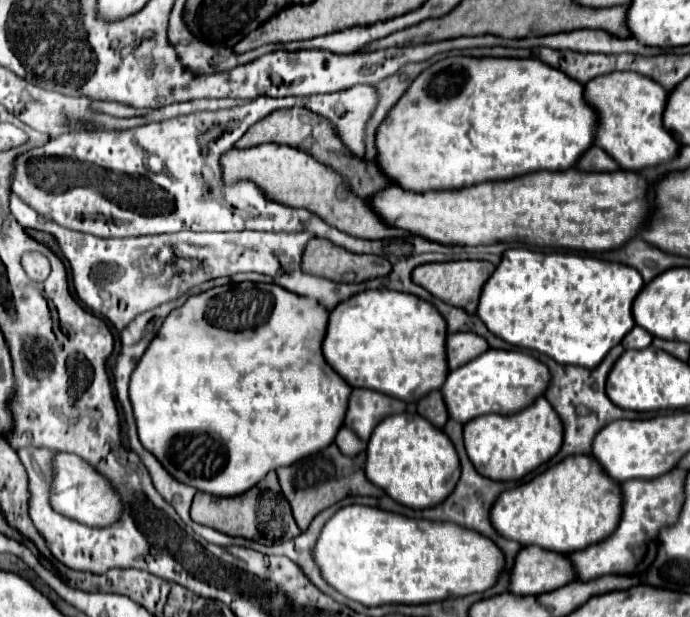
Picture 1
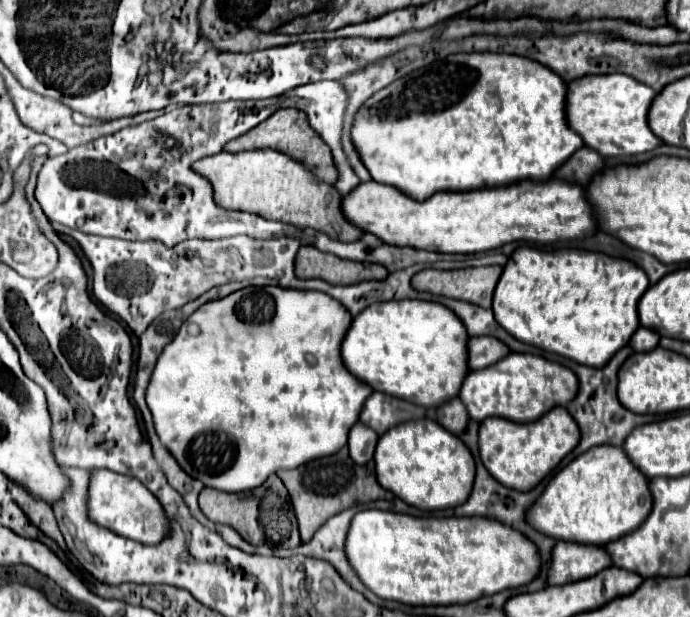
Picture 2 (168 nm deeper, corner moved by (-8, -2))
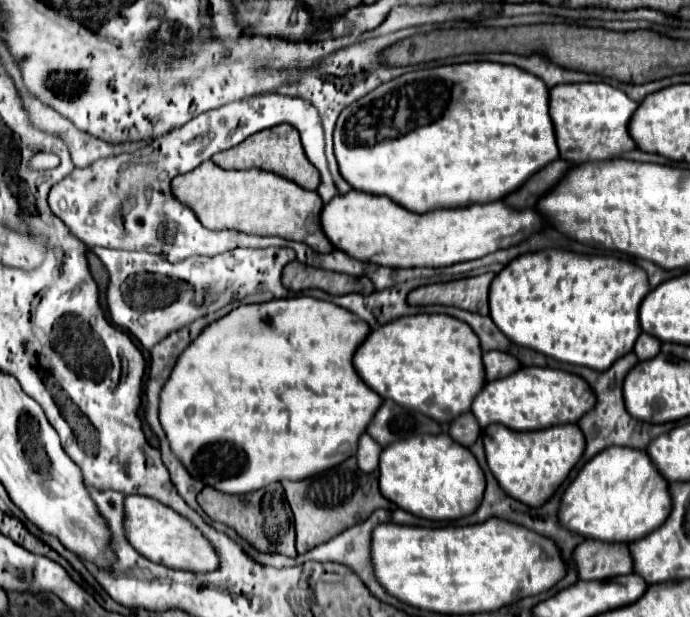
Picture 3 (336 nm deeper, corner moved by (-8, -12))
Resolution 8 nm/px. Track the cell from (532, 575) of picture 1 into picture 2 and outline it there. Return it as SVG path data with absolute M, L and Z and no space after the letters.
M556 542L546 576L548 586L562 586L598 574L610 566L610 556L600 546L576 546L572 542Z

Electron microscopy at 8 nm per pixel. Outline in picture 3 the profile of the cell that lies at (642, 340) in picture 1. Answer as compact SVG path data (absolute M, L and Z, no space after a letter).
M640 334L634 346L634 352L638 356L638 360L650 360L652 356L656 356L660 352L660 340L656 340L654 336L648 334Z

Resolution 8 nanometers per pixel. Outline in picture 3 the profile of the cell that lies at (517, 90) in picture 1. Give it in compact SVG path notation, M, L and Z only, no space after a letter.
M470 62L470 64L448 64L448 66L436 66L436 68L424 68L424 70L412 70L406 72L390 82L380 84L360 100L346 106L334 126L334 154L338 160L340 176L360 192L372 192L378 196L388 196L390 200L396 200L398 204L404 204L410 212L428 212L428 208L466 208L468 204L488 204L502 200L510 192L518 190L534 172L550 164L558 158L558 146L554 136L554 126L548 114L548 88L546 84L516 68L506 64L494 64L494 62Z

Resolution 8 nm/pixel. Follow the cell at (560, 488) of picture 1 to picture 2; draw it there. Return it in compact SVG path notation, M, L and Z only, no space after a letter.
M596 446L564 466L544 488L540 498L528 506L526 522L554 540L604 546L636 530L652 510L648 480L628 462L622 448Z

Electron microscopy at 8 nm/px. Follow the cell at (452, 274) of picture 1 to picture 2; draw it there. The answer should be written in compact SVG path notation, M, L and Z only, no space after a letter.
M480 266L462 270L422 270L412 278L420 292L464 300L482 308L492 308L492 294L502 274L502 266Z

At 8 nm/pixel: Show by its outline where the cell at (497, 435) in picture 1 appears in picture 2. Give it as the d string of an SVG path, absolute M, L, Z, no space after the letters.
M556 406L542 418L528 424L518 424L506 418L486 418L480 424L478 448L484 466L488 466L488 472L500 484L520 492L528 492L550 470L554 470L568 452L574 450L578 440L580 440L580 430L574 418L568 414L566 408Z

